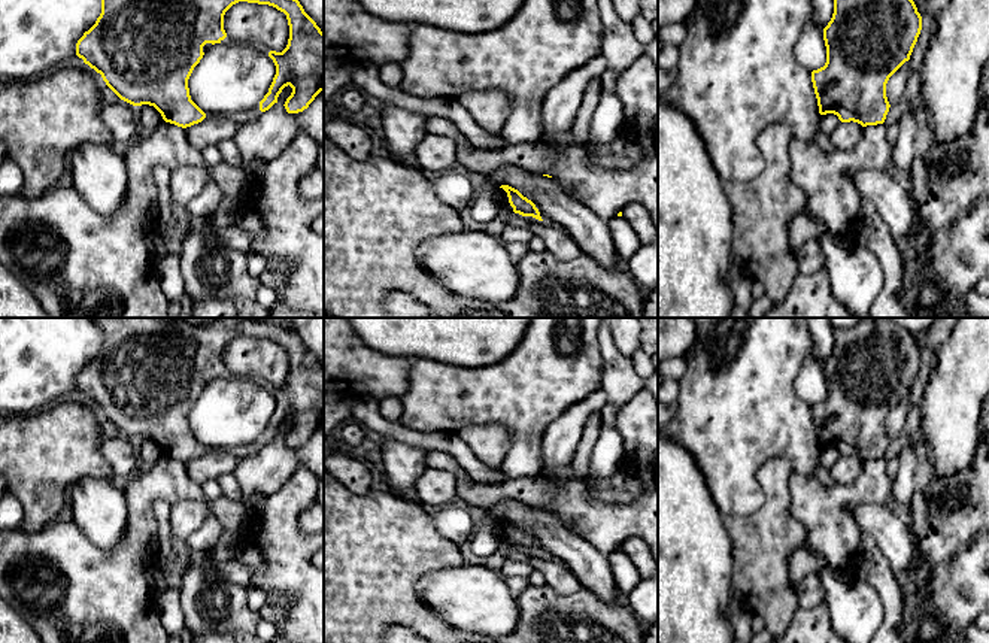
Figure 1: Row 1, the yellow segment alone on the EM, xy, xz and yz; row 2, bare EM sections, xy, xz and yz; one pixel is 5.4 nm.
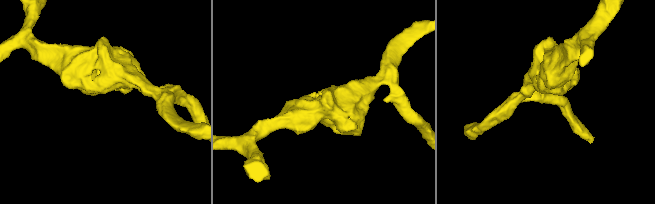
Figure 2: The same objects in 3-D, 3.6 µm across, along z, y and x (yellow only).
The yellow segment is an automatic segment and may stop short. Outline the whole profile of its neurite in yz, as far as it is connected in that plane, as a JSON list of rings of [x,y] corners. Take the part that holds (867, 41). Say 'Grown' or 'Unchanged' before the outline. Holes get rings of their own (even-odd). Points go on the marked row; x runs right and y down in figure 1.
Unchanged. [[[834,0],[834,13],[823,28],[826,63],[811,72],[819,113],[834,113],[841,122],[858,122],[862,127],[883,124],[889,112],[886,84],[910,60],[922,30],[922,16],[913,0]]]

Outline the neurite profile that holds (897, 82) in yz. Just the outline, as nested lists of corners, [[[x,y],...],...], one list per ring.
[[[905,61],[888,81],[886,84],[886,97],[891,106],[898,104],[902,98],[907,81],[910,76],[911,67]]]

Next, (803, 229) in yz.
[[[807,215],[797,216],[789,230],[789,249],[791,254],[795,252],[807,242],[817,240],[823,234],[826,234],[826,228],[822,222],[811,219]]]

